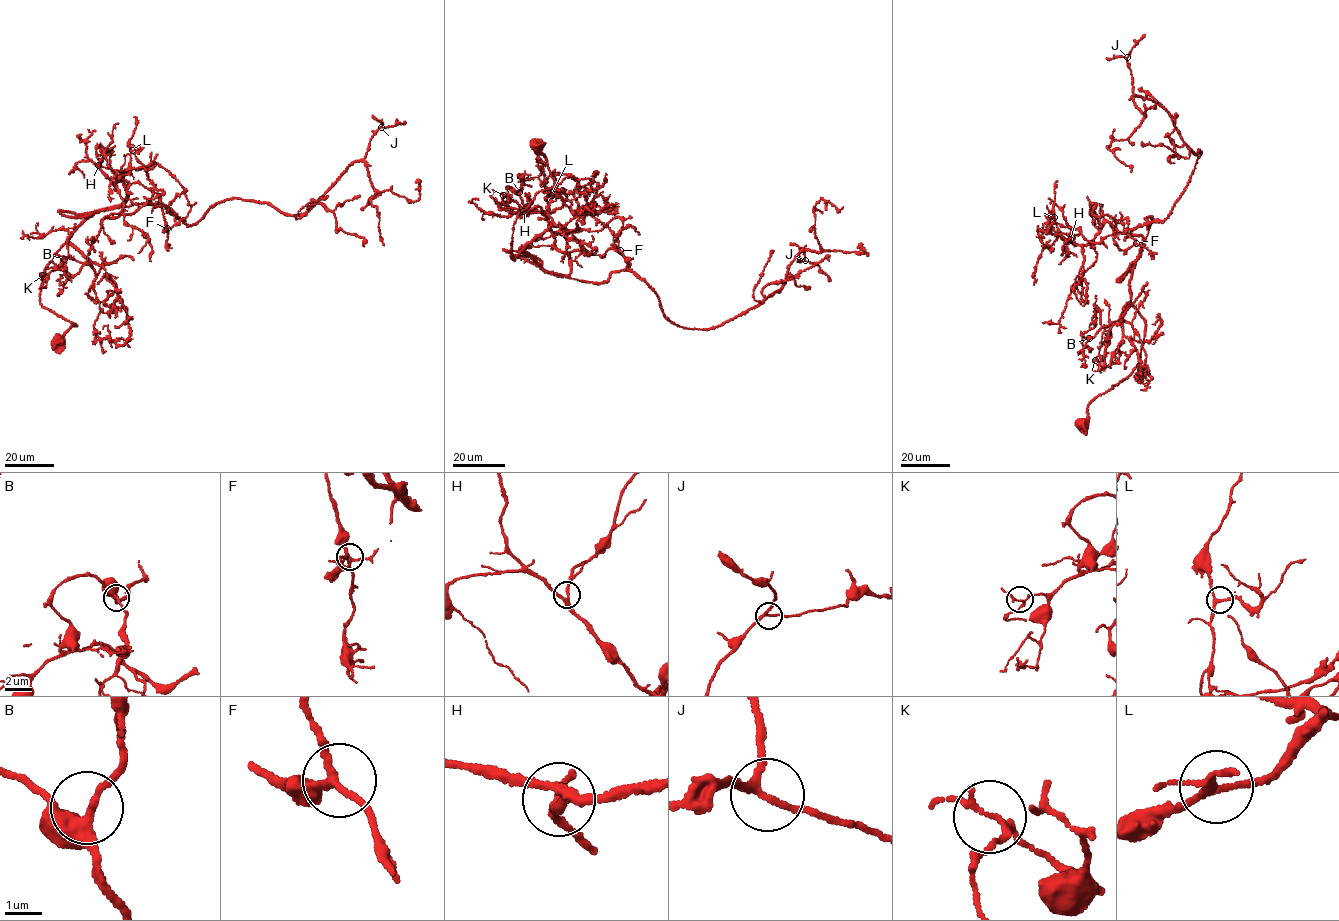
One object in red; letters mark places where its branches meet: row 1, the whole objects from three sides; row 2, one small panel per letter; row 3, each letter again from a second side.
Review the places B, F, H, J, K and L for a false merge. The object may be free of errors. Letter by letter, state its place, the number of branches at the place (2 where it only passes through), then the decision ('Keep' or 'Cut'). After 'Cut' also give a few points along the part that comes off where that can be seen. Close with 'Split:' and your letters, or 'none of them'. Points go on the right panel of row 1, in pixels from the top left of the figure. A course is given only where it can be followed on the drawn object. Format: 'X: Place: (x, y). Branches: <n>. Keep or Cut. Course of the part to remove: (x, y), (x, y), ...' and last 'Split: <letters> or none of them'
B: Place: (1089, 338). Branches: 3. Keep
F: Place: (1136, 243). Branches: 3. Keep
H: Place: (1070, 239). Branches: 3. Keep
J: Place: (1127, 57). Branches: 3. Keep
K: Place: (1095, 360). Branches: 3. Cut
L: Place: (1054, 217). Branches: 3. Keep
Split: K

